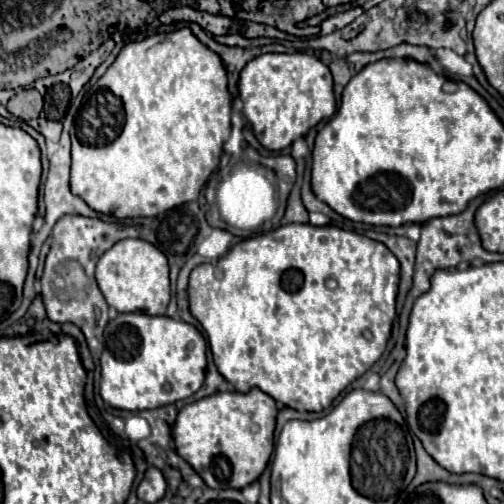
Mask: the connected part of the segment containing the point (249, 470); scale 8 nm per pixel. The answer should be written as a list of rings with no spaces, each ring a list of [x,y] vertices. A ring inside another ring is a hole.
[[[258,387],[248,393],[224,391],[186,405],[174,423],[176,451],[212,487],[242,489],[256,481],[274,449],[276,401]]]

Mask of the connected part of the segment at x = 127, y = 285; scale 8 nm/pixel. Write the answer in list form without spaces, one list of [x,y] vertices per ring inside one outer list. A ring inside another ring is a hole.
[[[122,239],[114,243],[96,265],[98,287],[108,301],[120,313],[142,311],[148,315],[164,315],[170,301],[170,271],[166,255],[144,239]]]

